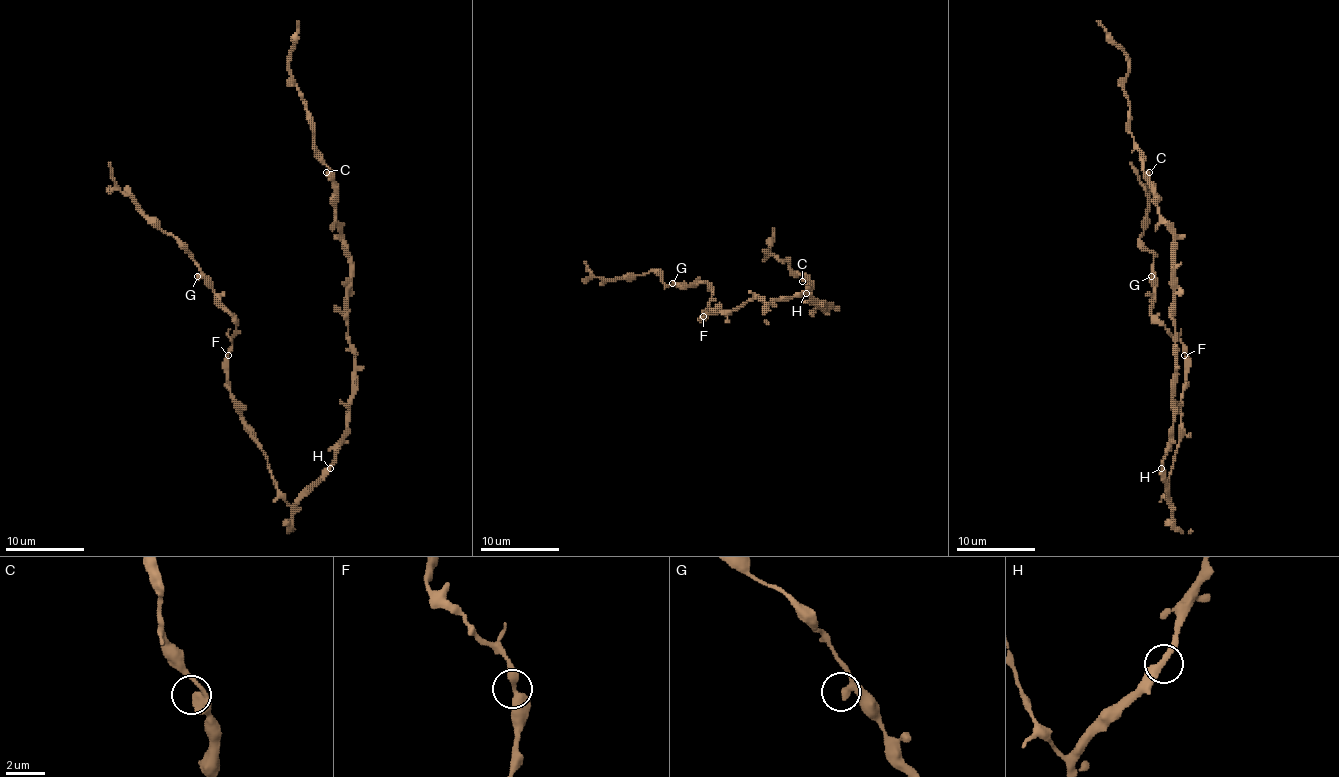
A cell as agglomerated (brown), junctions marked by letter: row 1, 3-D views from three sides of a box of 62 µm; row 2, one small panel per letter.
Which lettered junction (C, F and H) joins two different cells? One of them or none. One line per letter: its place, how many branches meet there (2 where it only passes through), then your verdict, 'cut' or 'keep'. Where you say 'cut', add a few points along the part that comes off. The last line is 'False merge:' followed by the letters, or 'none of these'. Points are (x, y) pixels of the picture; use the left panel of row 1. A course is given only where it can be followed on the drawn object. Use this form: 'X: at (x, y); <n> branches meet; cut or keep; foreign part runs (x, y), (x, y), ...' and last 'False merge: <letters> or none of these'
C: at (326, 172); 2 branches meet; keep
F: at (228, 355); 2 branches meet; keep
H: at (330, 468); 2 branches meet; keep
False merge: none of these

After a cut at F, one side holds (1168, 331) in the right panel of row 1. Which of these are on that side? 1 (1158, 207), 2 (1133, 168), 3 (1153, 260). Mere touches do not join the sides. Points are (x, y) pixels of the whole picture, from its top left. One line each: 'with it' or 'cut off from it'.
1: cut off from it
2: with it
3: with it

